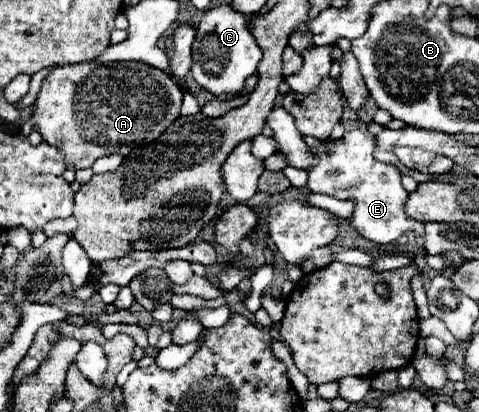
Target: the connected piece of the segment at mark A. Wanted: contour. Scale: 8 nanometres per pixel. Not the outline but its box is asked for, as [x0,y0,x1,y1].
[30,63,182,169]

